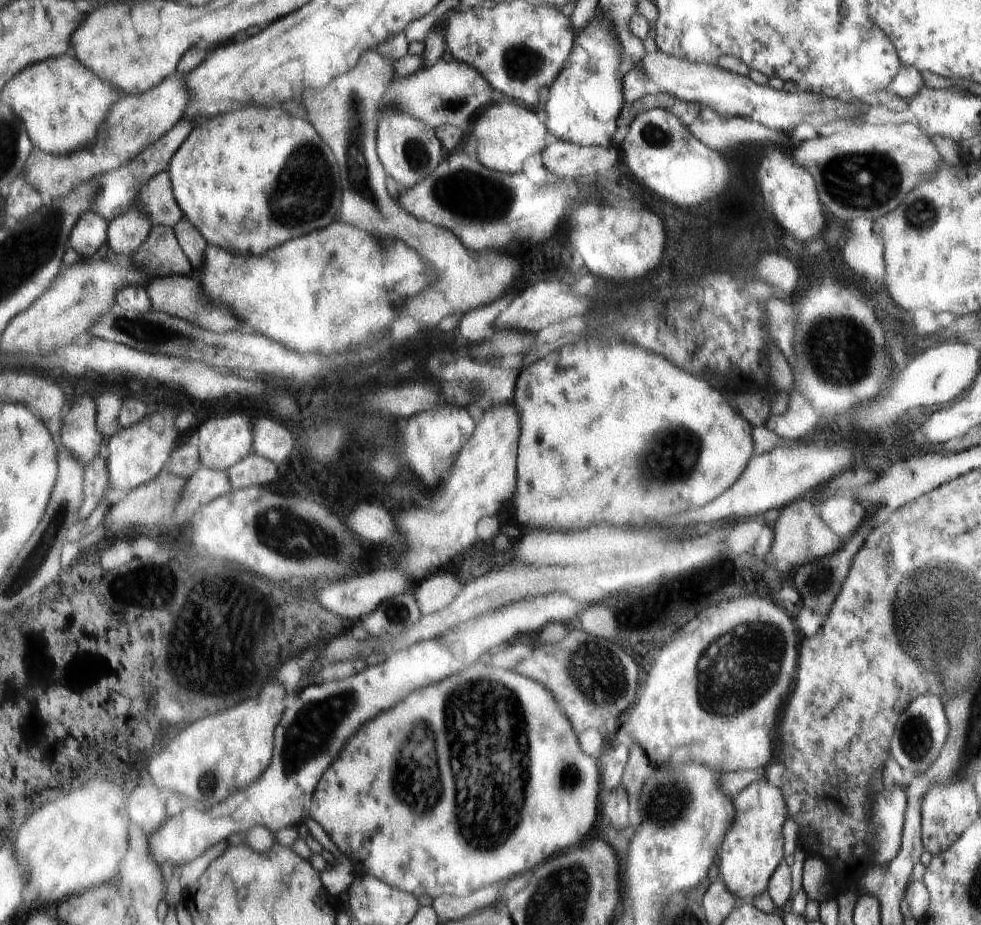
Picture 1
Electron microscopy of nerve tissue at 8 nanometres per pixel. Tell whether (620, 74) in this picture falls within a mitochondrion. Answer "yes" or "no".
no

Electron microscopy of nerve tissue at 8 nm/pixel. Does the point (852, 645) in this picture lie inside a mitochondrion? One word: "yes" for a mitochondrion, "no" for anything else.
no

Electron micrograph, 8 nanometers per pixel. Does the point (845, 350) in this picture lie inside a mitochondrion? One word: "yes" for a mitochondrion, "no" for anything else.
yes

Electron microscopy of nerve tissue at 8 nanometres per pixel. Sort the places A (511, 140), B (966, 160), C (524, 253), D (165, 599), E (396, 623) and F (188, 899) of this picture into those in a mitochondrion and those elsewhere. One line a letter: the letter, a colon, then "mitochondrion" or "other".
A: other
B: other
C: other
D: mitochondrion
E: mitochondrion
F: other

